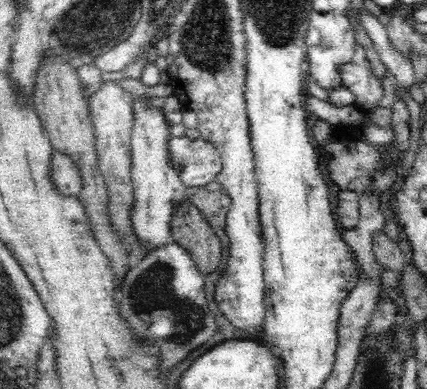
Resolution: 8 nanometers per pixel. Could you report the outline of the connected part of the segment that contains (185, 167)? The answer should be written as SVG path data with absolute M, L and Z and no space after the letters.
M173 137L170 142L168 142L169 159L172 162L172 167L178 173L182 185L185 187L196 187L206 186L212 183L218 177L222 169L221 156L218 150L206 140L201 137L196 138L196 140L190 140L187 137Z

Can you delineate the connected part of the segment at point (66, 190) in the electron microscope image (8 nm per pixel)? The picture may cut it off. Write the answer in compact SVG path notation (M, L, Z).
M55 152L51 162L50 179L55 189L62 196L79 196L83 185L82 175L80 169L76 167L76 162L63 152Z

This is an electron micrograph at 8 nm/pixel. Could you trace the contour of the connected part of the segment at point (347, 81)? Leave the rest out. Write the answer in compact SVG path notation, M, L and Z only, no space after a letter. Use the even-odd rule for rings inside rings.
M357 44L352 62L338 66L338 73L343 85L354 93L354 106L367 113L376 109L373 106L376 106L383 95L382 79L374 75L366 57L366 49L362 45Z

